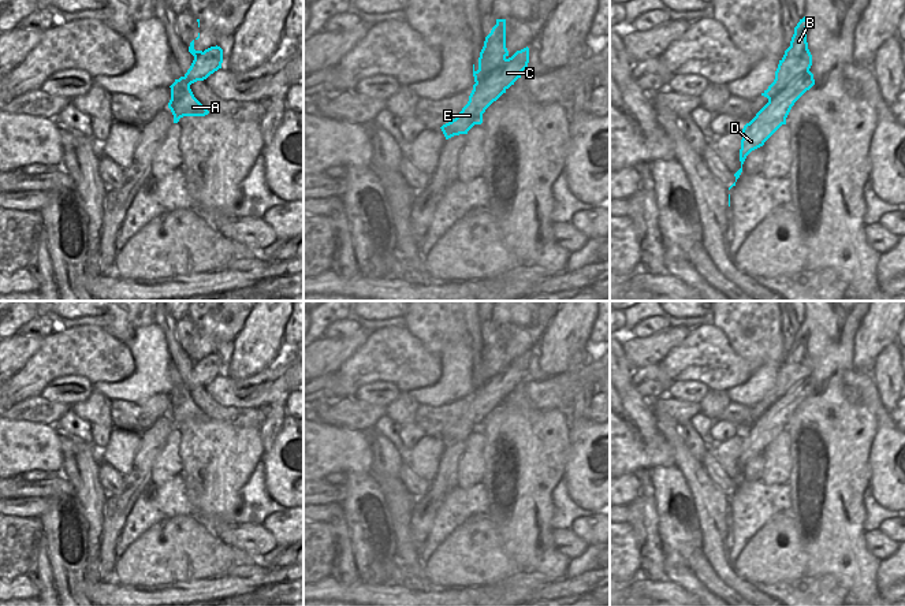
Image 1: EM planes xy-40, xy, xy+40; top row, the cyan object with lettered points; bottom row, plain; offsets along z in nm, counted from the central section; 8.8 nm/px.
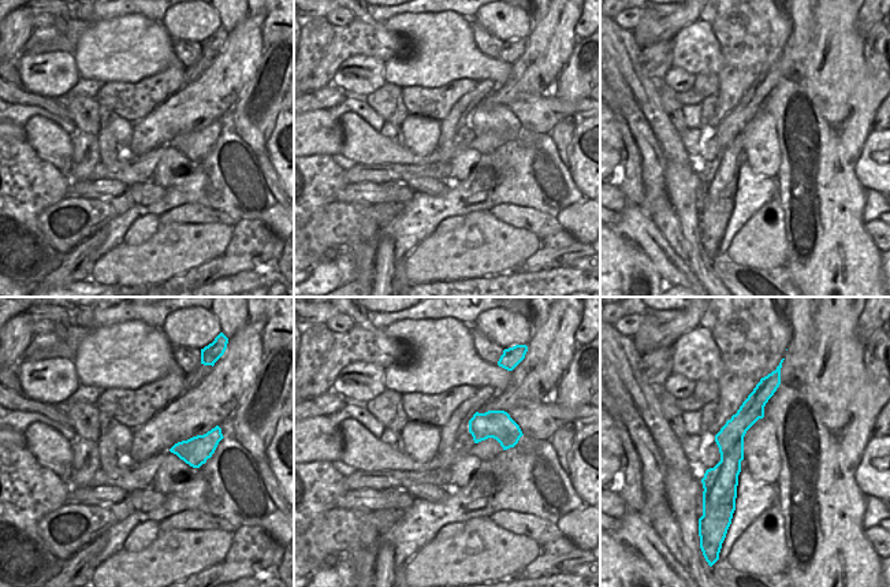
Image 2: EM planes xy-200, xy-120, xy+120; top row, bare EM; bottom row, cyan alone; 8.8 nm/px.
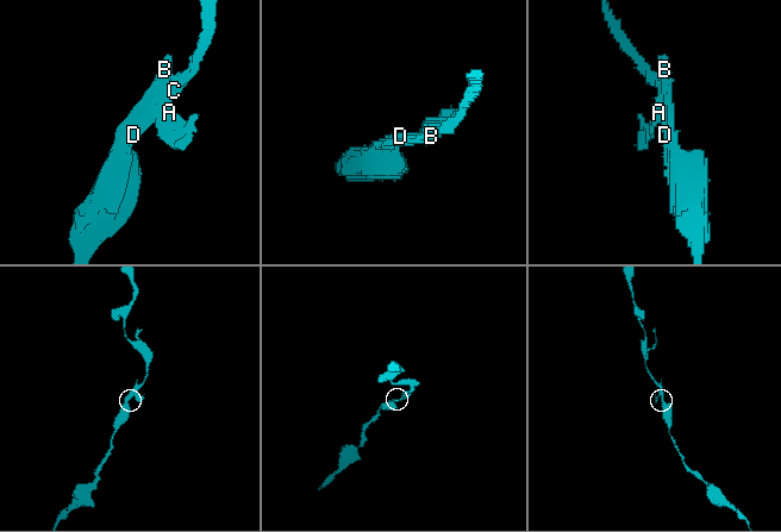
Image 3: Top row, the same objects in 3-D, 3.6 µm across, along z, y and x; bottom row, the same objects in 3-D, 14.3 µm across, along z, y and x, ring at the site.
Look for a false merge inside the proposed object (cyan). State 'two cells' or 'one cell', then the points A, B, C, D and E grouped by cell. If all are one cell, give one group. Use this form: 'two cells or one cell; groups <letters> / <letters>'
two cells; groups A C D E / B

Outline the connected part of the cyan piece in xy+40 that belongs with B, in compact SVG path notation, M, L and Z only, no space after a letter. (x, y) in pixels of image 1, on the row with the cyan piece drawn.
M804 16L794 27L790 47L779 60L774 82L761 93L761 96L767 97L768 101L778 96L792 79L811 68L812 55L808 49L807 27L808 21Z

